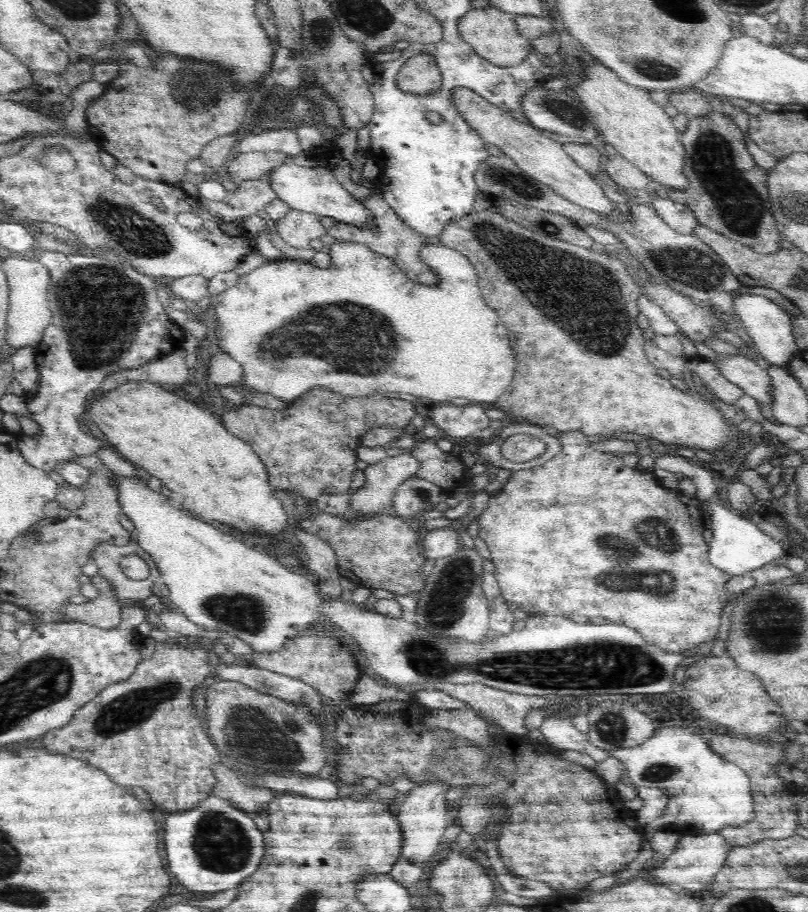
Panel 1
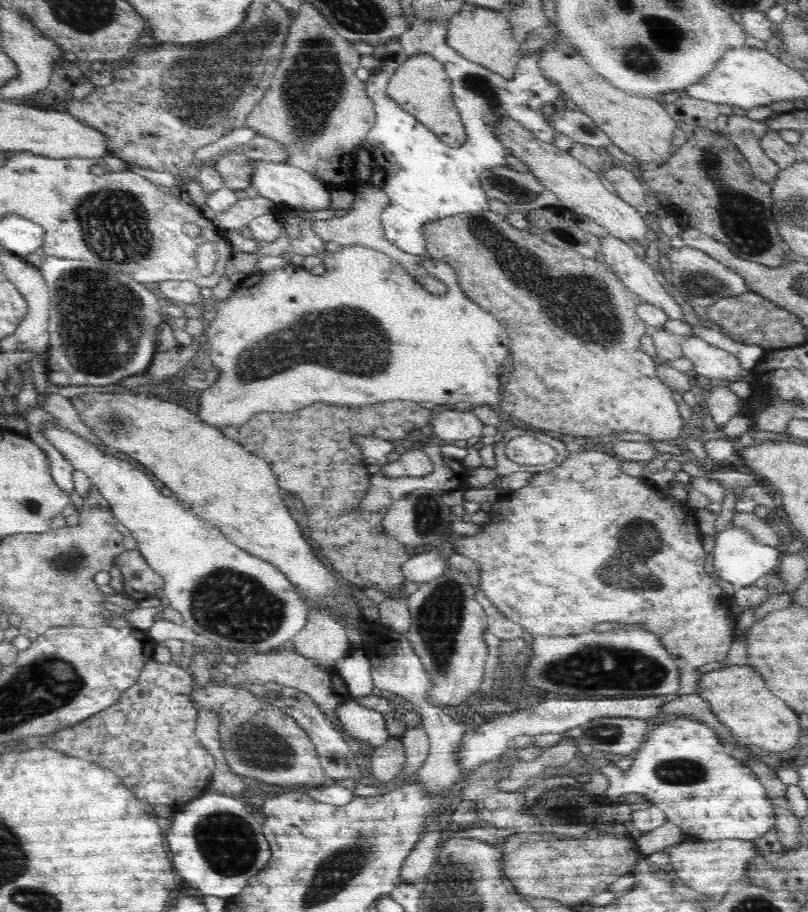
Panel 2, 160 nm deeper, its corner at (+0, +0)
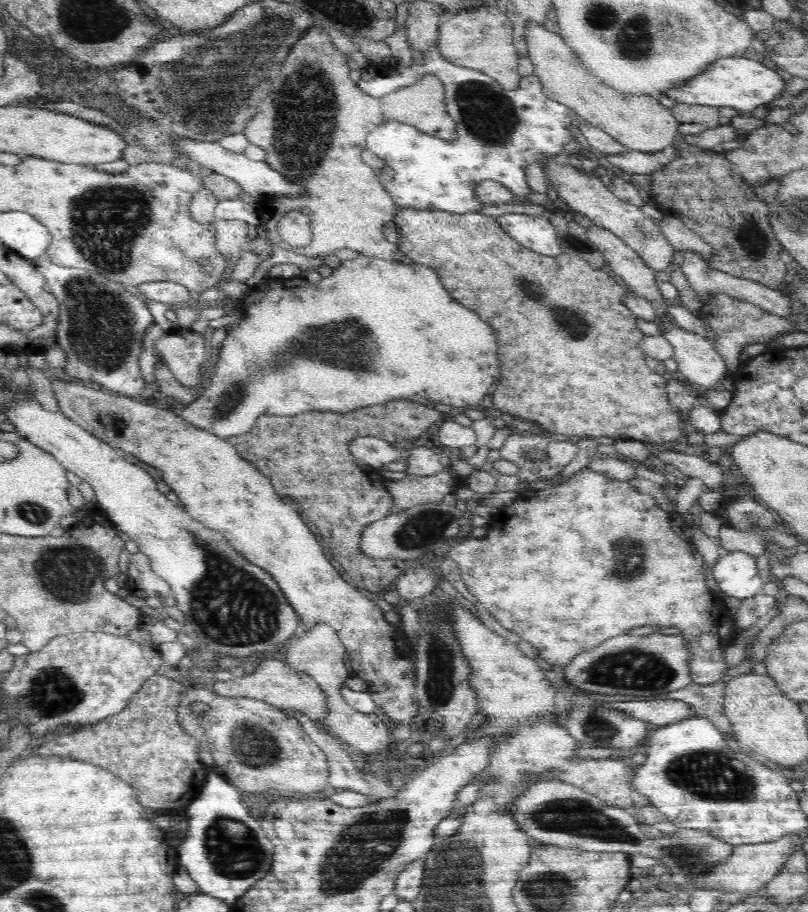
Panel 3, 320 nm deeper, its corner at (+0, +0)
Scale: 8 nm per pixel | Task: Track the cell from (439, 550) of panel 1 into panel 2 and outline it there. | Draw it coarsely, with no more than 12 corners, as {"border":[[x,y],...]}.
{"border":[[422,549],[401,566],[405,580],[420,585],[447,567],[438,550]]}

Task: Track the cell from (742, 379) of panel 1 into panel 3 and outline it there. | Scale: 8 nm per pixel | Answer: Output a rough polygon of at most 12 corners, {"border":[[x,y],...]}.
{"border":[[664,319],[682,380],[713,386],[729,375],[704,336]]}

